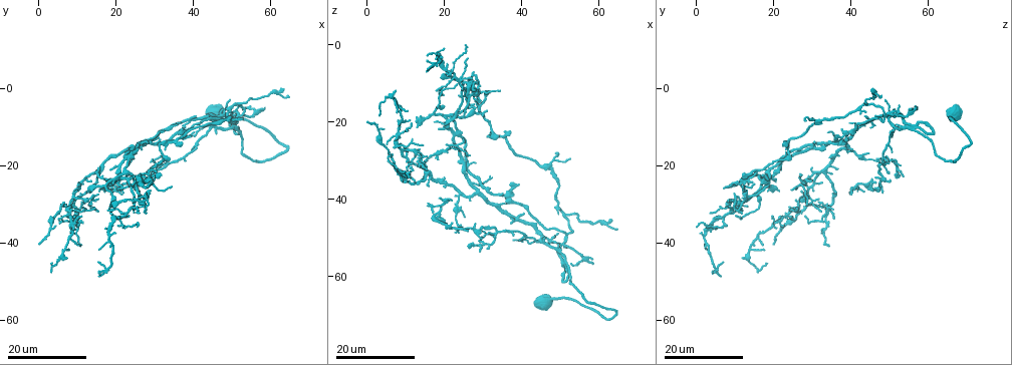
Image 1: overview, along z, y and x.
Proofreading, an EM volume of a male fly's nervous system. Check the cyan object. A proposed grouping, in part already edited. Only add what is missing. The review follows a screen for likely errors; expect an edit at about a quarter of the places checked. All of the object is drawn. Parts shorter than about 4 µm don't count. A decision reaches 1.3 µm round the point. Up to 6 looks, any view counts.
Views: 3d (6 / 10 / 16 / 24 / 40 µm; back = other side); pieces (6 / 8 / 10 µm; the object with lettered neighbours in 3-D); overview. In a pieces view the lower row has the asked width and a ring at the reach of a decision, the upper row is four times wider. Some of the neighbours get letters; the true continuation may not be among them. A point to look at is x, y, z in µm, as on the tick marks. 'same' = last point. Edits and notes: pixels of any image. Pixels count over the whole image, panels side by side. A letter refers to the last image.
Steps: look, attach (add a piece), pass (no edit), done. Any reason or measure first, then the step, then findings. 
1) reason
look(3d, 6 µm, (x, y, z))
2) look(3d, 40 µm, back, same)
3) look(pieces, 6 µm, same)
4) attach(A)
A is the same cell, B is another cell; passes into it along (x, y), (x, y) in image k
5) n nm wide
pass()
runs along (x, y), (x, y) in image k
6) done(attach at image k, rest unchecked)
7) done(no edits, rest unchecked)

free end
look(3d, 24 µm, (18.5, 21.0, 21.5))

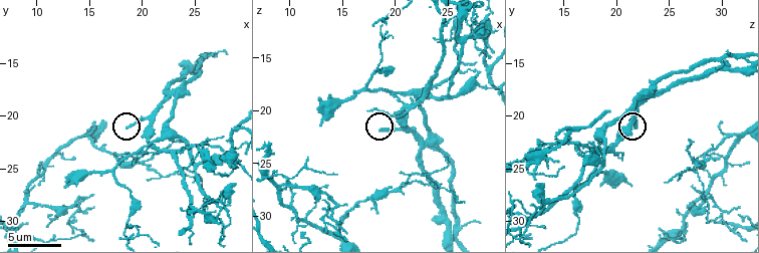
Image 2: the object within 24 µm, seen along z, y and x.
look(pieces, 6 µm, (18.6, 21.2, 21.8))

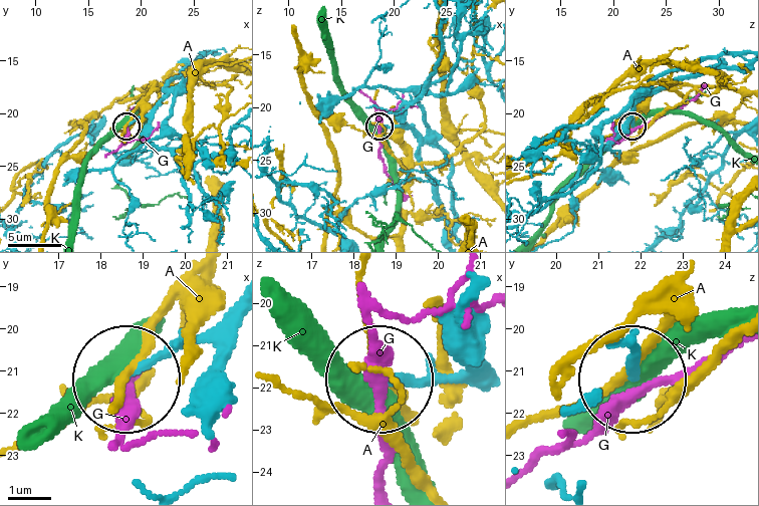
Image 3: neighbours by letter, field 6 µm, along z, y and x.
190 nm wide
pass()
A, G and K are other cells; runs along (232, 305), (128, 377) in image 3; no lettered piece goes on from it

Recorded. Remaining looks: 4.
look(3d, 16 µm, (40.5, 7.0, 44.0))

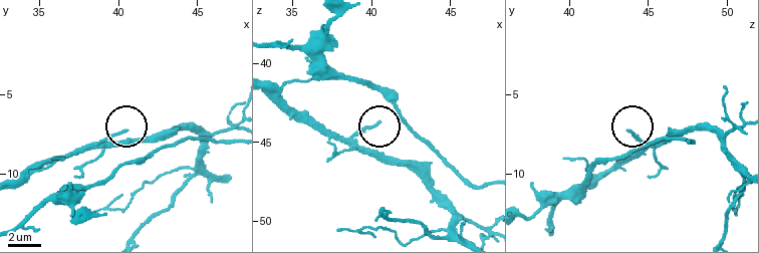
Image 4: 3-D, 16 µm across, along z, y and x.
look(pieces, 8 µm, (40.3, 7.3, 43.7))

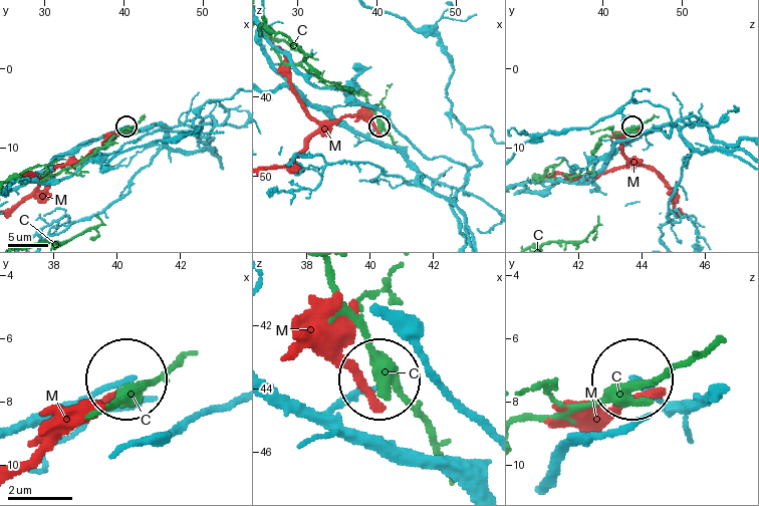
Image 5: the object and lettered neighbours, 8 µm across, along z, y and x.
130 nm wide
pass()
C and M are other cells; no lettered piece goes on from it

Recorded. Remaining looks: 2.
free end
look(3d, 16 µm, (59.0, 5.5, 56.5))

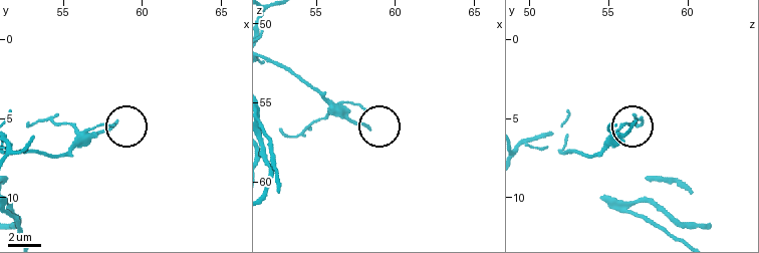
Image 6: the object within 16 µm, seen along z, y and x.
look(pieces, 8 µm, (58.4, 5.3, 56.5))

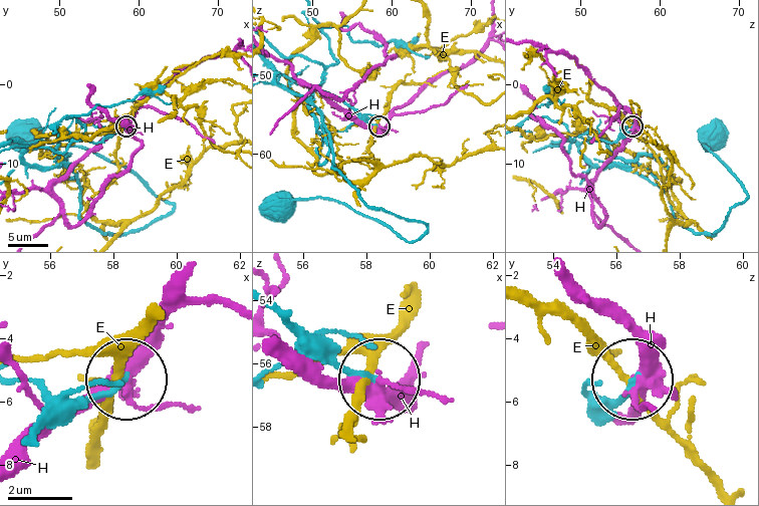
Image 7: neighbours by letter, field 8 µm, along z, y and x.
pass()
E and H are other cells; runs along (277, 308), (333, 357), (380, 378) in image 7; none of them fits

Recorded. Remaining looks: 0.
done(no edits, rest unchecked)

